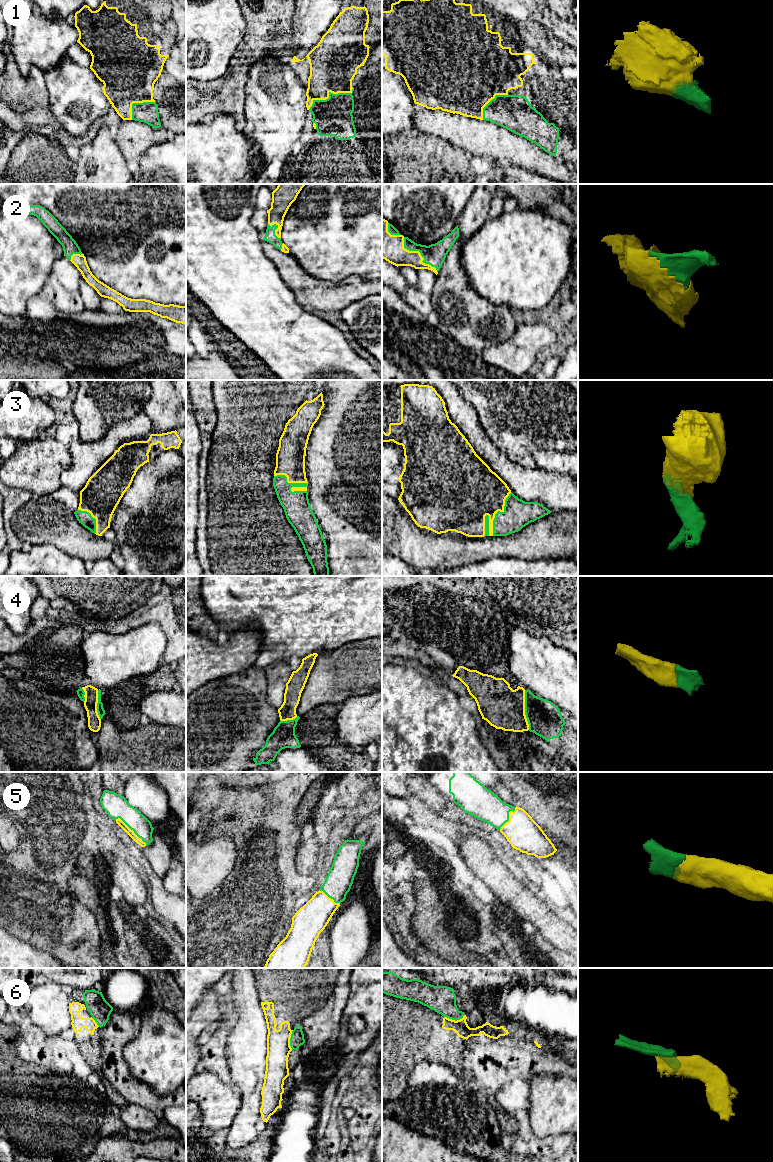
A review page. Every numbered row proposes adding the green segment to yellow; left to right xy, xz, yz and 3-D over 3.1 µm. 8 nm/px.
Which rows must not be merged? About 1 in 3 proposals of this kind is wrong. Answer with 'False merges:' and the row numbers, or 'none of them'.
False merges: 6

